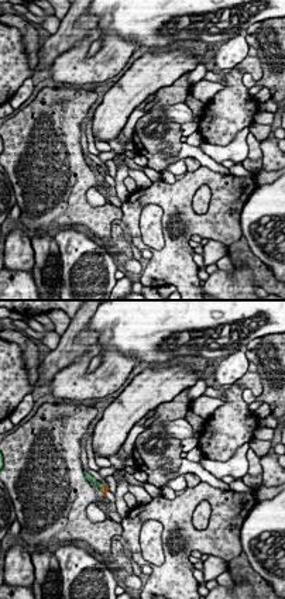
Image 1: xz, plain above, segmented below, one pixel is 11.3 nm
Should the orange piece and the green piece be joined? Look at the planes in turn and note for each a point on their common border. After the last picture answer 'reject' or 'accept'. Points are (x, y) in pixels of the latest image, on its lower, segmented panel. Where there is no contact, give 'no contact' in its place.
contact (102, 488)

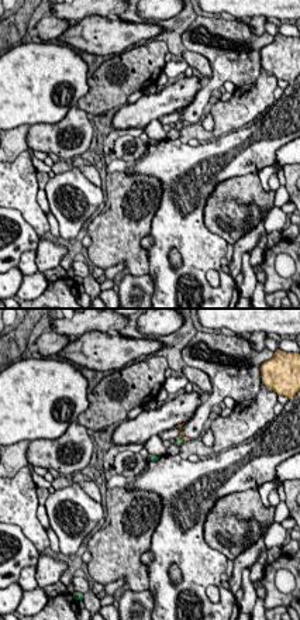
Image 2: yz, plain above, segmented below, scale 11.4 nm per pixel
contact (180, 437)

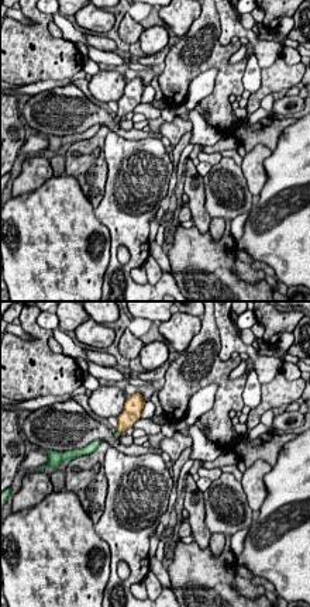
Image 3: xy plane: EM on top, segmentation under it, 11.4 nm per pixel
contact (119, 431)

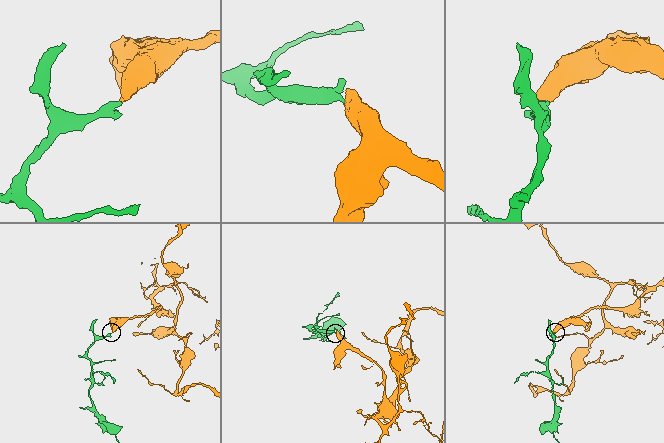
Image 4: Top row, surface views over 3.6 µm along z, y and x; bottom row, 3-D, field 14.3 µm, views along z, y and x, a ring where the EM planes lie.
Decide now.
accept

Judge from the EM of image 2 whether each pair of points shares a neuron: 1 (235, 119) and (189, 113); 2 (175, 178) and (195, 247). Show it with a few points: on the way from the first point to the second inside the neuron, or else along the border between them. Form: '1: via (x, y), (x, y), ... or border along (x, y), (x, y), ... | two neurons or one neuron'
1: border along (186, 121), (197, 124) | two neurons
2: via (182, 195), (182, 227), (185, 230) | one neuron

